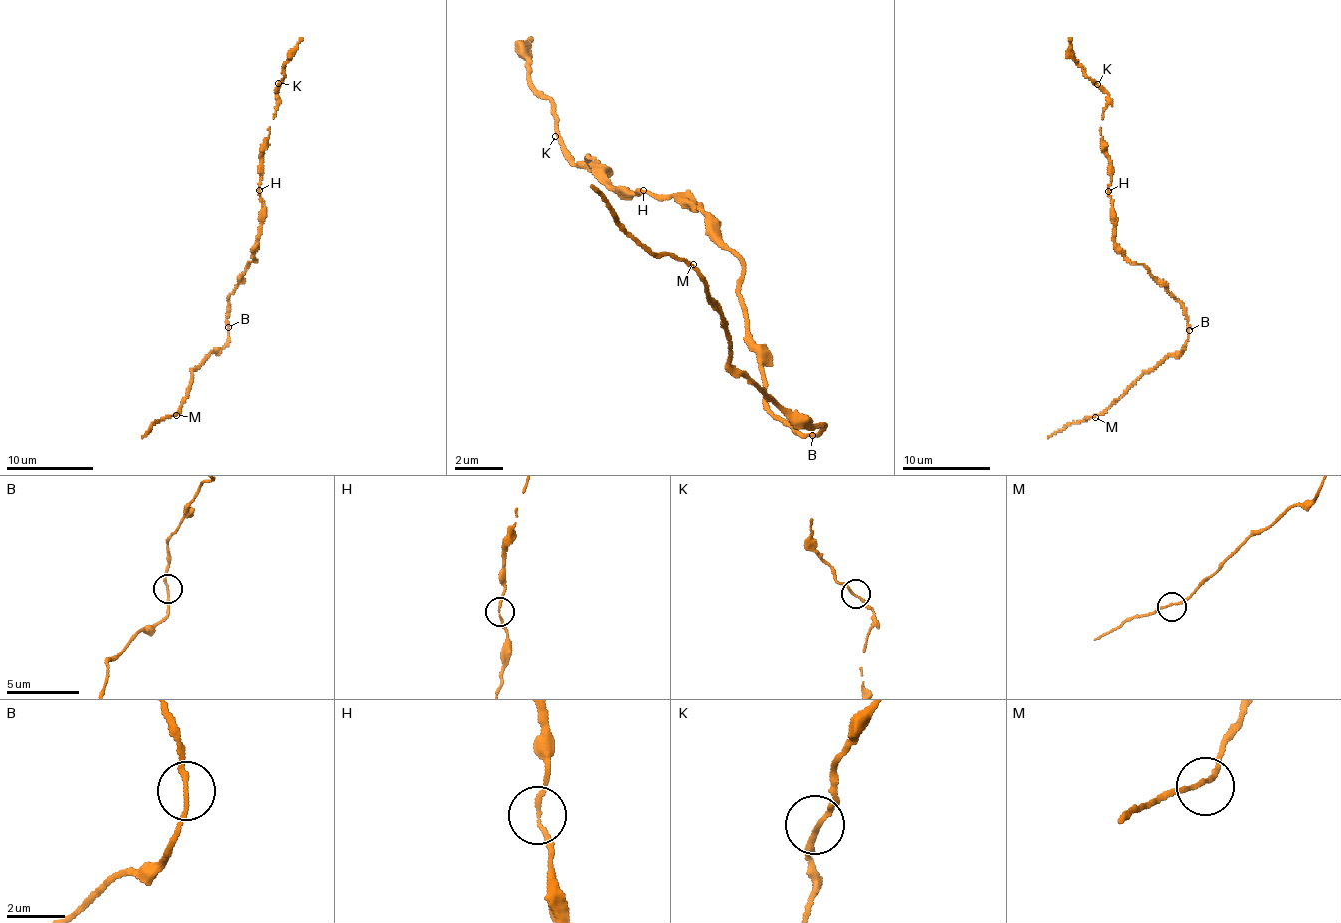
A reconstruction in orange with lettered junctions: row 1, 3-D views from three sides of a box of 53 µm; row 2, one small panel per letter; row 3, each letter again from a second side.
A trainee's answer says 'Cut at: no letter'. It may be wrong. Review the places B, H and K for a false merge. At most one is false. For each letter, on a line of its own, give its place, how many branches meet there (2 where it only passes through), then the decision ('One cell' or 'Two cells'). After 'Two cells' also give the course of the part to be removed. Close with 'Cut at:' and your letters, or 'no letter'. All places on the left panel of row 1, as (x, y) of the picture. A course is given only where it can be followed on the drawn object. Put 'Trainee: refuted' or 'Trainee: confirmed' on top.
Trainee: refuted
B: Place: (228, 327). Branches: 2. Two cells. Course of the part to remove: (228, 326), (228, 337), (223, 346), (214, 348), (195, 366), (177, 413), (152, 422), (142, 438)
H: Place: (259, 190). Branches: 2. One cell
K: Place: (278, 83). Branches: 2. One cell
Cut at: B

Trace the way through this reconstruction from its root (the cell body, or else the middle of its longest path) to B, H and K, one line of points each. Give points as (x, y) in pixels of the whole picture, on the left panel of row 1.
B: (245, 270), (228, 298), (228, 326)
H: (245, 270), (255, 260), (253, 255), (261, 225), (262, 199), (259, 190)
K: (245, 270), (255, 260), (253, 255), (262, 208), (260, 160), (275, 112), (278, 83)

